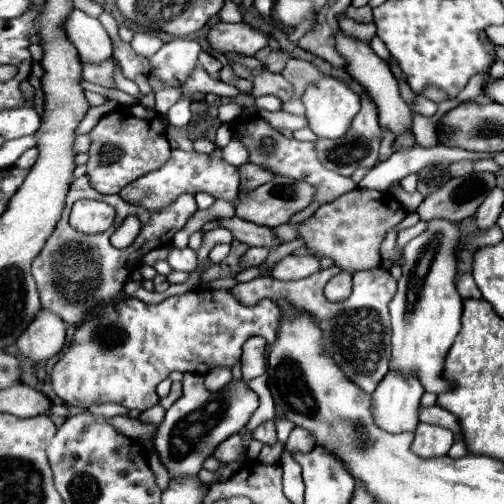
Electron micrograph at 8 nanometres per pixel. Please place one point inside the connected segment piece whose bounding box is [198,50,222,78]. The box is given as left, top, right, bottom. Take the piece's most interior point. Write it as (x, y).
(207, 61)

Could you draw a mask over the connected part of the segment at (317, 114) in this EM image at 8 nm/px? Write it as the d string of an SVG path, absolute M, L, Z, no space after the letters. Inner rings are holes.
M322 76L320 80L312 82L302 94L302 104L306 106L306 118L308 118L310 130L318 138L340 138L350 128L352 118L360 110L358 94L348 84L344 84L340 78L334 78L334 76Z

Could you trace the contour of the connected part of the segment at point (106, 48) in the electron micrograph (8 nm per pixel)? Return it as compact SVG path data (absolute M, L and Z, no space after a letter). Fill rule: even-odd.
M74 8L64 28L66 28L68 38L74 42L82 62L100 64L112 58L112 44L100 20Z

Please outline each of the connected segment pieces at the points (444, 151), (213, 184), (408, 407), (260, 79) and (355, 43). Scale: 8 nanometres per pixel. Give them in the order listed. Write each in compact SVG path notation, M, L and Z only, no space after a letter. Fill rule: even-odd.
M438 144L434 148L420 148L414 146L410 150L402 150L402 152L394 152L386 162L378 162L358 184L360 188L372 188L372 190L388 190L388 186L392 182L400 182L404 176L408 174L416 174L420 172L424 166L432 166L432 164L440 164L440 162L458 162L458 160L466 160L466 158L490 158L492 154L472 154L466 150L458 150L458 148L448 148L444 144Z
M214 148L212 154L172 150L168 164L164 164L160 170L156 170L148 176L142 176L142 178L130 182L120 192L120 196L130 204L140 204L144 208L162 208L162 206L168 206L170 202L174 202L174 198L178 198L184 192L190 192L190 194L206 192L206 194L214 196L216 200L226 200L236 206L238 204L238 186L240 186L238 168L228 164L222 158L222 148Z
M390 372L372 394L372 412L376 424L386 432L414 432L418 426L418 406L424 388L412 372Z
M232 64L234 68L234 74L240 76L240 78L248 78L254 82L254 90L252 90L252 96L262 96L262 94L274 94L276 98L280 98L282 102L288 102L294 94L294 88L292 84L282 76L282 74L272 74L268 70L262 70L258 74L252 74L248 72L246 68L242 66L236 66Z
M342 30L336 32L334 40L336 40L336 50L344 56L344 62L346 62L346 64L344 64L344 70L366 90L366 94L370 96L370 100L376 104L380 128L392 132L394 138L398 138L398 136L410 132L410 130L412 130L412 110L410 110L410 106L402 100L398 82L396 82L394 74L390 72L386 60L382 60L382 58L370 48L368 42L356 40L356 38L344 34Z

